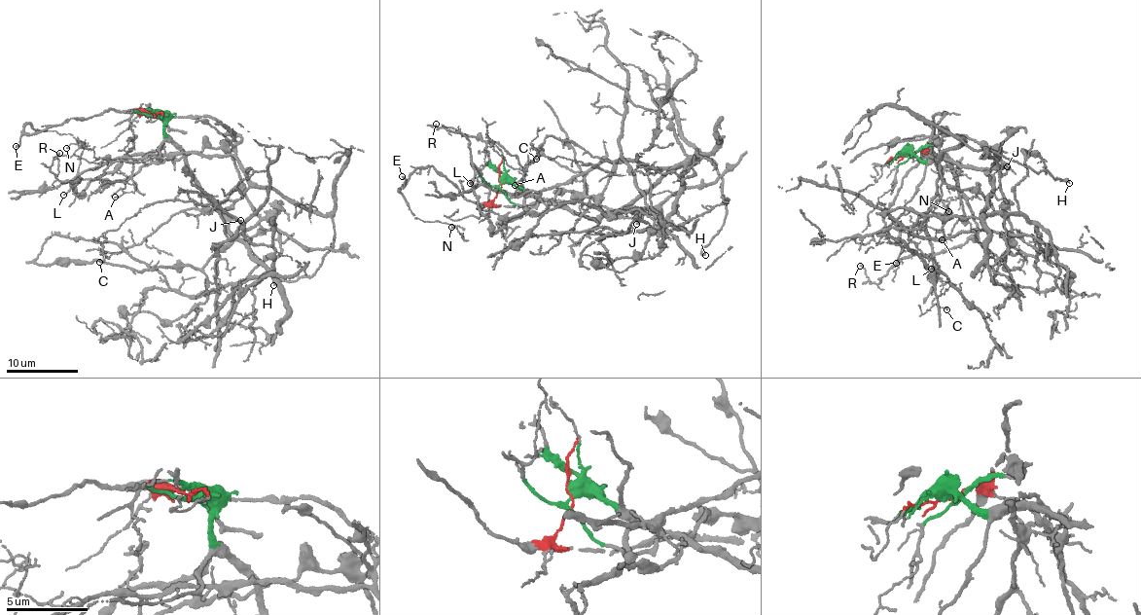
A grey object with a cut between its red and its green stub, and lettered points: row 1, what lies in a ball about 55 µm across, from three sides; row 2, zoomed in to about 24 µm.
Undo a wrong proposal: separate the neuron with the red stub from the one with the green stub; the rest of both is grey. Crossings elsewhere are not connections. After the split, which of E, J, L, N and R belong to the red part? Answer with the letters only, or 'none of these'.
E, N

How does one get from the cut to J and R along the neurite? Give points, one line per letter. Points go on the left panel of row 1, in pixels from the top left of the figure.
J: (155, 116), (162, 119), (166, 136), (186, 155), (207, 147), (230, 152), (258, 218), (247, 230), (240, 220)
R: (155, 116), (168, 137), (101, 174), (84, 193), (72, 187), (82, 179), (51, 173), (58, 153)

